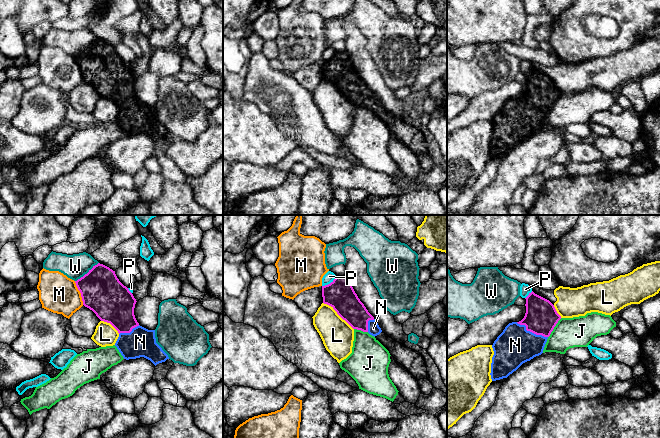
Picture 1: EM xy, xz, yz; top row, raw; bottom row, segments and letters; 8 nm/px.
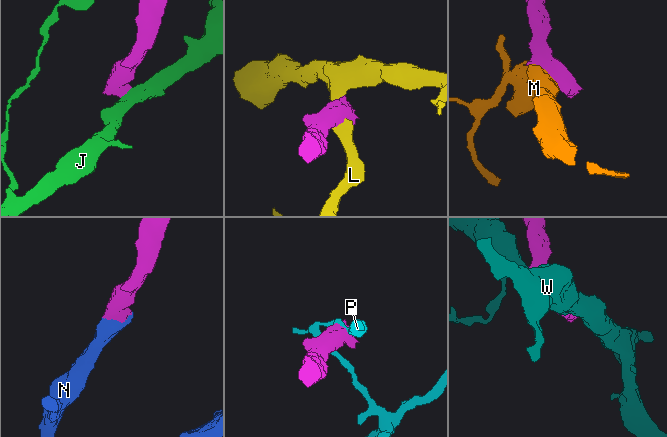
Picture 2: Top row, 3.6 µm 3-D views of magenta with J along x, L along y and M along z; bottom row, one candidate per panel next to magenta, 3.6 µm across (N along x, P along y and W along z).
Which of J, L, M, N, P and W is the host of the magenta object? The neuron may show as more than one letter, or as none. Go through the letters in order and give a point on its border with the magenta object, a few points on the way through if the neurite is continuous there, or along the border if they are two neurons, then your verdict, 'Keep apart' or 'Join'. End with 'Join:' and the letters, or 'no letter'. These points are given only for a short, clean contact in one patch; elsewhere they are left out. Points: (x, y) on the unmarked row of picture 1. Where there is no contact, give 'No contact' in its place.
J: Touches magenta at yz (553, 104). Boundary: yz (561, 94), (548, 113). Keep apart
L: Touches magenta at xz (338, 90). Keep apart
M: Touches magenta at xy (80, 68). Keep apart
N: Touches magenta at yz (531, 107). Join
P: Touches magenta at xz (330, 59). Boundary: xz (336, 52), (329, 59), (322, 62). Keep apart
W: Touches magenta at xy (87, 49). Keep apart
Join: N

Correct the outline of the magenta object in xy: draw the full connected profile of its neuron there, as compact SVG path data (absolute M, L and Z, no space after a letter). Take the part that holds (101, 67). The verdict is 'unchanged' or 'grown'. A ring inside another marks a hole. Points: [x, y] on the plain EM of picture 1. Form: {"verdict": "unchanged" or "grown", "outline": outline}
{"verdict": "grown", "outline": "M98 39L83 53L75 57L81 69L83 81L92 86L104 98L110 99L119 109L115 122L124 135L144 133L155 142L169 135L168 131L156 119L155 106L139 101L134 91L136 75L129 65L117 54L115 47Z"}

